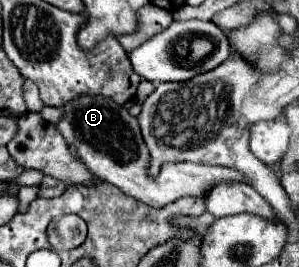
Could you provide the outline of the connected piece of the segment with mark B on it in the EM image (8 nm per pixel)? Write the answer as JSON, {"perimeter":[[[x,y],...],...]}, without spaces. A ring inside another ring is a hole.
{"perimeter":[[[81,95],[73,101],[67,101],[61,105],[61,111],[65,111],[65,117],[57,121],[57,131],[65,137],[69,147],[75,147],[77,157],[85,163],[85,167],[101,181],[113,183],[123,193],[129,193],[131,197],[153,205],[163,207],[183,195],[203,197],[215,183],[221,181],[241,181],[247,179],[229,169],[229,167],[211,167],[211,165],[197,165],[197,163],[169,163],[161,165],[161,171],[157,177],[149,177],[149,149],[141,137],[141,129],[137,123],[137,117],[129,113],[123,105],[109,97],[91,97]]]}

